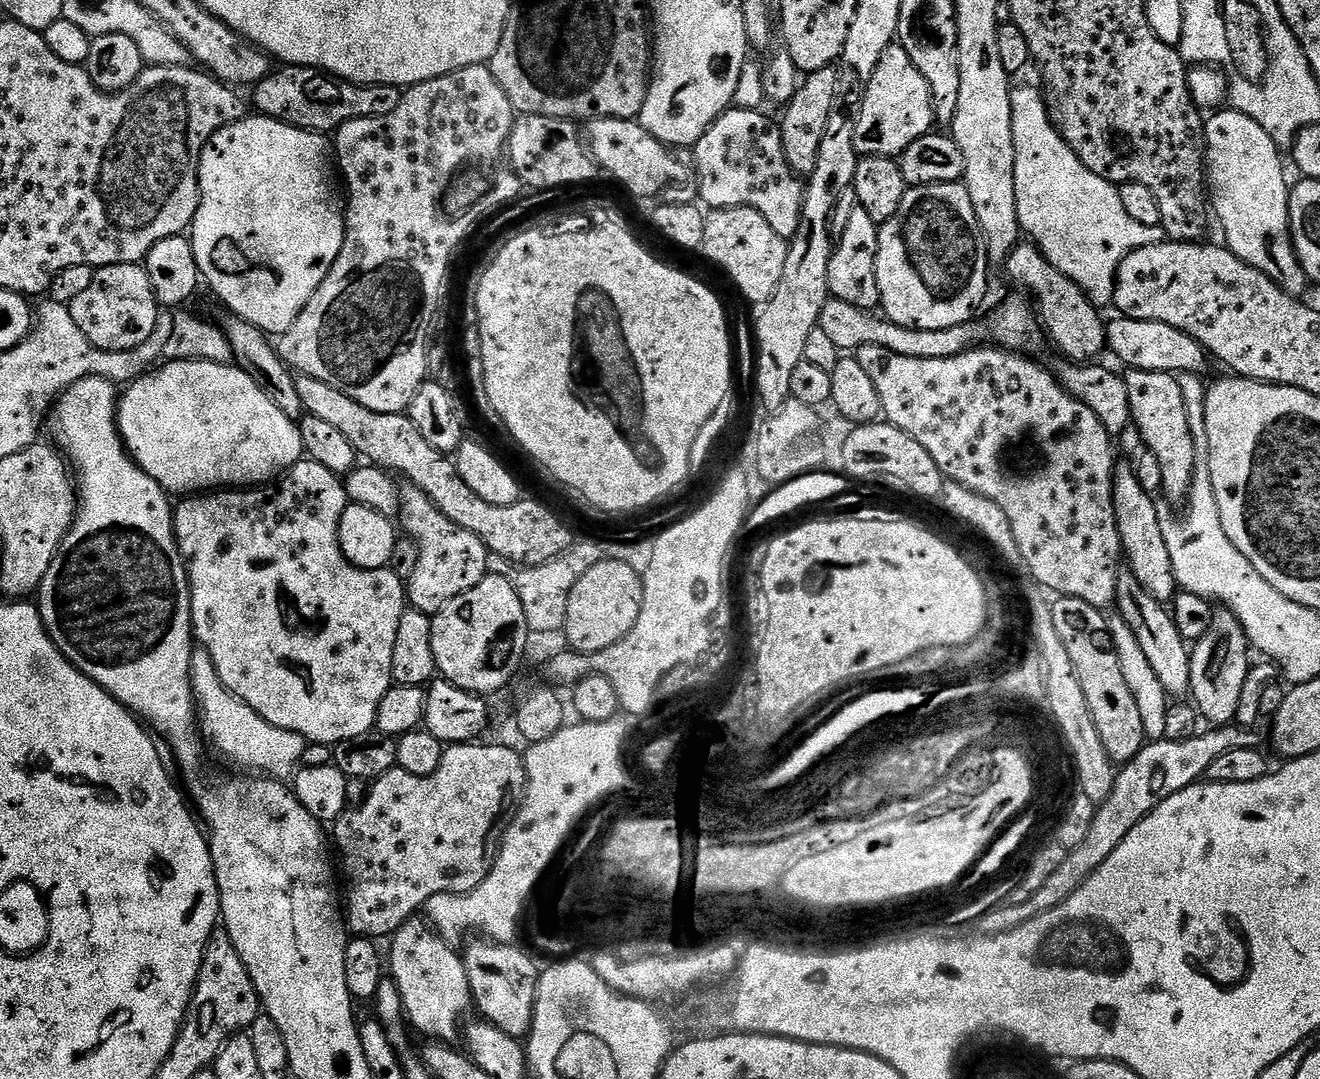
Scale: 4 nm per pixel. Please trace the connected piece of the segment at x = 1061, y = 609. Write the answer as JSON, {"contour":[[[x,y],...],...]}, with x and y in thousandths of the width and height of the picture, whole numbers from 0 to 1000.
{"contour":[[[803,552],[801,557],[797,560],[798,584],[802,584],[802,591],[805,591],[808,598],[808,606],[811,606],[811,614],[814,614],[817,632],[820,632],[820,643],[823,643],[823,654],[826,654],[829,673],[832,673],[832,680],[835,684],[835,691],[838,691],[838,699],[843,708],[853,709],[867,692],[868,683],[865,662],[862,662],[862,651],[859,651],[859,643],[856,643],[856,636],[853,636],[853,628],[850,628],[850,617],[847,614],[842,585],[839,582],[839,571],[834,564],[826,562],[826,558],[820,558],[813,552]]]}

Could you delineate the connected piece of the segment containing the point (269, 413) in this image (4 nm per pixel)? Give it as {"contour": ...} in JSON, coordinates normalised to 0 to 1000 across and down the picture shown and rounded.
{"contour":[[[135,334],[122,336],[119,345],[113,348],[106,348],[97,361],[93,361],[89,371],[89,381],[88,384],[88,395],[91,401],[91,407],[100,427],[104,433],[118,445],[122,452],[128,458],[139,456],[136,458],[155,458],[158,454],[187,454],[195,450],[202,449],[208,446],[213,439],[217,438],[231,422],[230,411],[227,405],[227,398],[214,380],[211,380],[209,373],[206,372],[205,366],[195,355],[193,348],[186,345],[181,339],[173,337],[163,337],[162,335],[156,334]]]}

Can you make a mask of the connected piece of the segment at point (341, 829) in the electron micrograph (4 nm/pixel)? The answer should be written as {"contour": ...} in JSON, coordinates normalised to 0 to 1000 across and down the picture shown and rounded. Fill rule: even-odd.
{"contour":[[[340,690],[336,702],[325,719],[311,719],[302,710],[281,724],[276,745],[264,748],[255,761],[255,782],[261,796],[264,815],[264,839],[259,842],[262,860],[270,869],[296,869],[309,853],[323,839],[327,830],[358,827],[370,813],[373,804],[373,774],[378,772],[379,755],[385,745],[385,737],[398,727],[397,703],[382,690]]]}

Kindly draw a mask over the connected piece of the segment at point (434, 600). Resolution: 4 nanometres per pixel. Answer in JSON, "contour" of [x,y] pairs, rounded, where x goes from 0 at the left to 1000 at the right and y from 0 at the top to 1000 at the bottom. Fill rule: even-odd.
{"contour":[[[306,450],[302,456],[302,486],[308,492],[308,500],[315,503],[314,532],[308,539],[308,556],[317,567],[330,569],[347,551],[353,551],[367,534],[370,533],[370,508],[356,491],[350,491],[335,477],[320,454]],[[306,488],[306,489],[305,489]]]}

